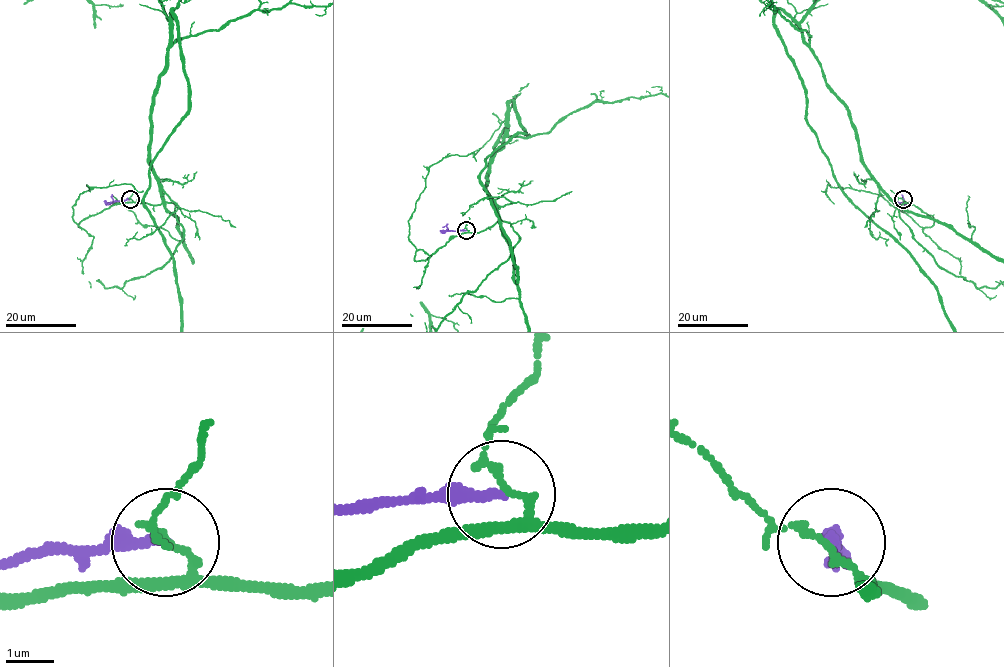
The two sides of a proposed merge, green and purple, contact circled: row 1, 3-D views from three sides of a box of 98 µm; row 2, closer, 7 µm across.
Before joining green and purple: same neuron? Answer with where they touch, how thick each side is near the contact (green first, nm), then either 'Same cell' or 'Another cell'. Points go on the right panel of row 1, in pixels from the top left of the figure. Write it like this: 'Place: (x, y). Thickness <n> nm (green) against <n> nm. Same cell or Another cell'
Place: (903, 199). Thickness 130 nm (green) against 280 nm. Another cell

